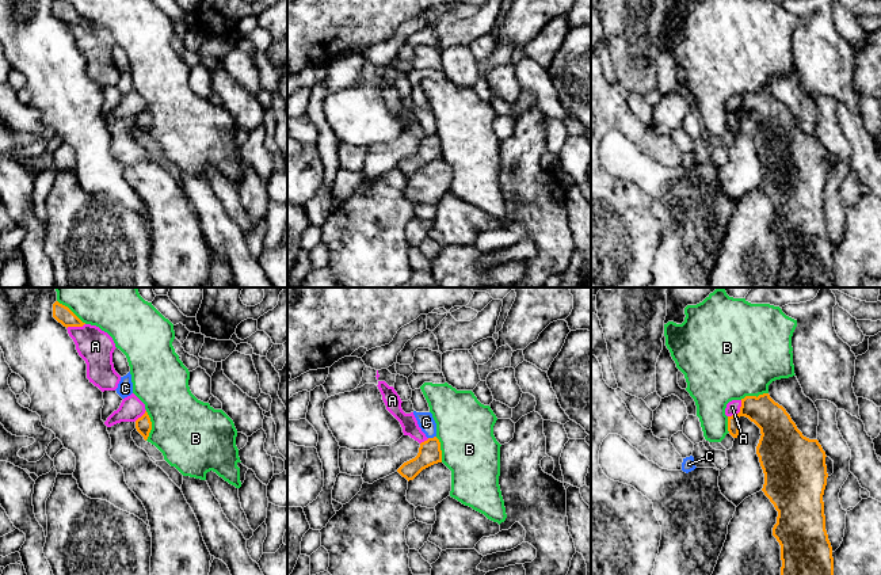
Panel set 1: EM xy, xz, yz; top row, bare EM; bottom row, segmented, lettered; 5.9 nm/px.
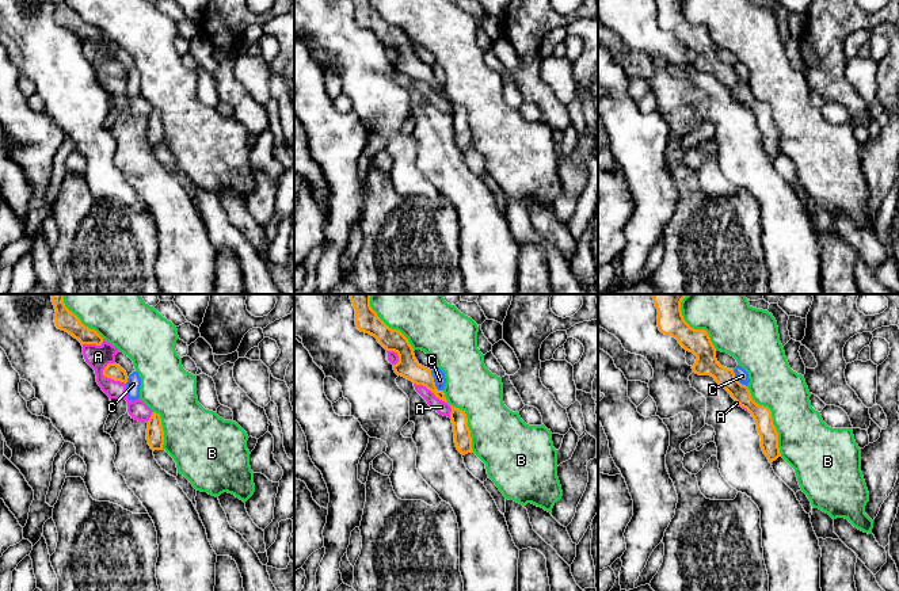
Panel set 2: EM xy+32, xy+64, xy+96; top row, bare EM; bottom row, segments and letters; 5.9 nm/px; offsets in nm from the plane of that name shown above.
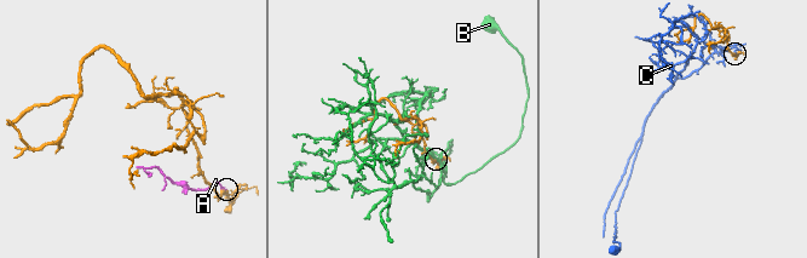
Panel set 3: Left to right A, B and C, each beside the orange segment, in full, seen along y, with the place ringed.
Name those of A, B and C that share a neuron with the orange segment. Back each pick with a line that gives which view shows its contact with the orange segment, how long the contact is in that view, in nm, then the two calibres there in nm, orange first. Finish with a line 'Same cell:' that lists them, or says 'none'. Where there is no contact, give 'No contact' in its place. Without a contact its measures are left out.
Same cell: none

